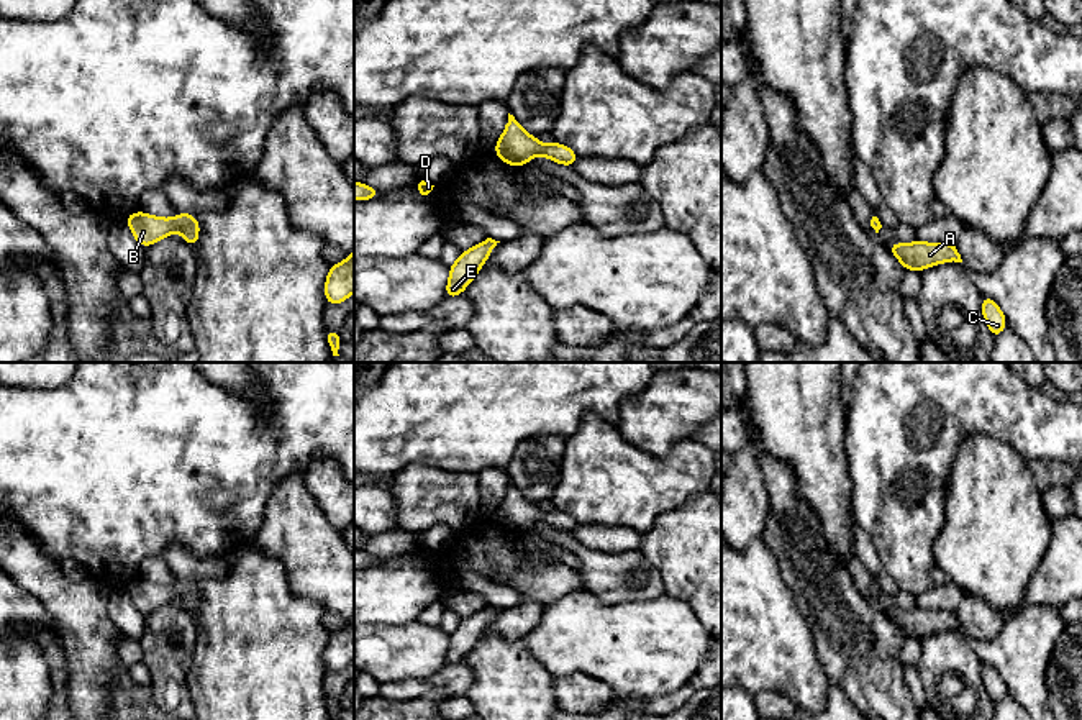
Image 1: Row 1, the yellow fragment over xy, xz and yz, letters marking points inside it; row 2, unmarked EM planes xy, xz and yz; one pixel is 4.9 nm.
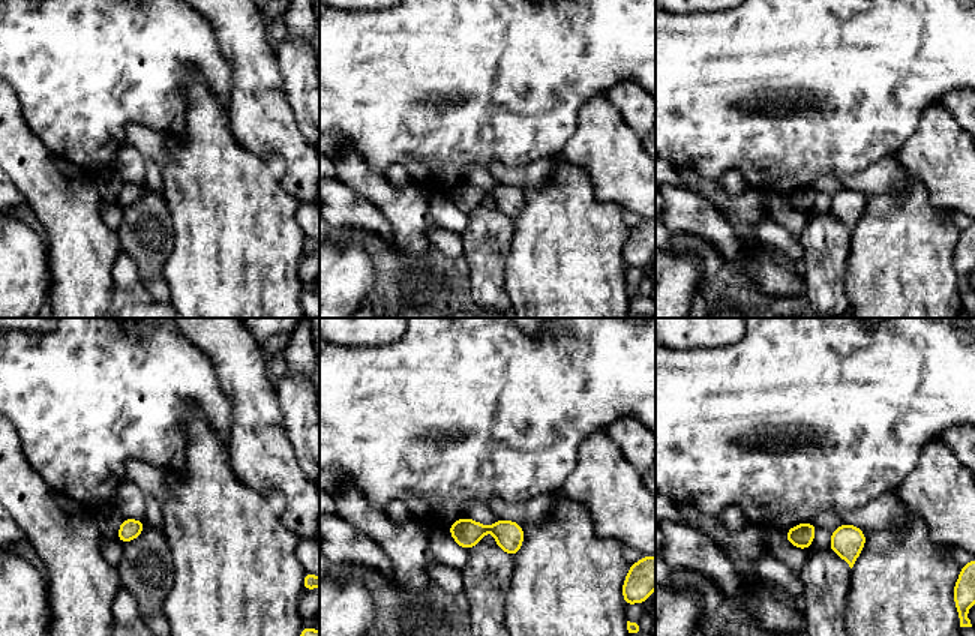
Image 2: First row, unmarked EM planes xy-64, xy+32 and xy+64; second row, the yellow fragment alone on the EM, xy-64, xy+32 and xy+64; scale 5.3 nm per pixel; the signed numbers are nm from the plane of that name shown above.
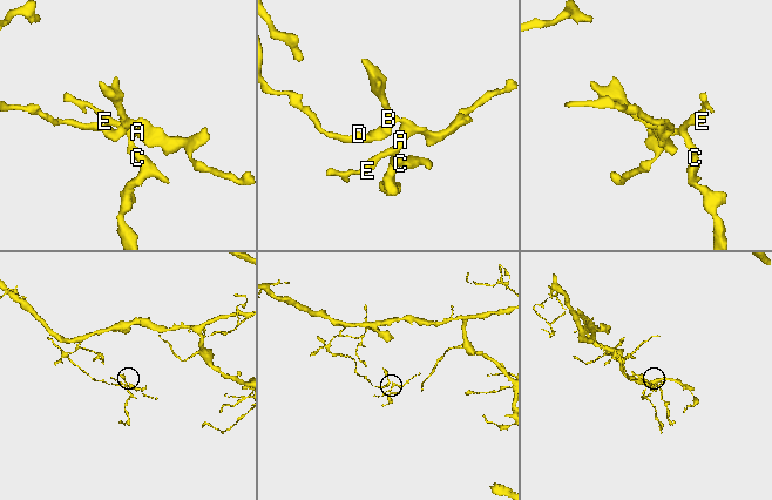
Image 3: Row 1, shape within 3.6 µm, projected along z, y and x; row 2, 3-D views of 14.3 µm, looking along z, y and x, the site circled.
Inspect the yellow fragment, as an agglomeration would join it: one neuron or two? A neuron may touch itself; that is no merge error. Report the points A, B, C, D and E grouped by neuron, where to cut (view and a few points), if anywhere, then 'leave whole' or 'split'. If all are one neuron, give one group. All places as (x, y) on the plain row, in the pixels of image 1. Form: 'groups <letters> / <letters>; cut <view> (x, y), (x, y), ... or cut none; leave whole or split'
groups A B C D E; cut none; leave whole

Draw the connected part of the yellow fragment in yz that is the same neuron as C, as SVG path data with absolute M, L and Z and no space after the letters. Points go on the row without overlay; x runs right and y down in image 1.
M982 663L982 682L984 682L985 690L995 707L1007 694L1005 682L1002 681L997 669L985 663Z

